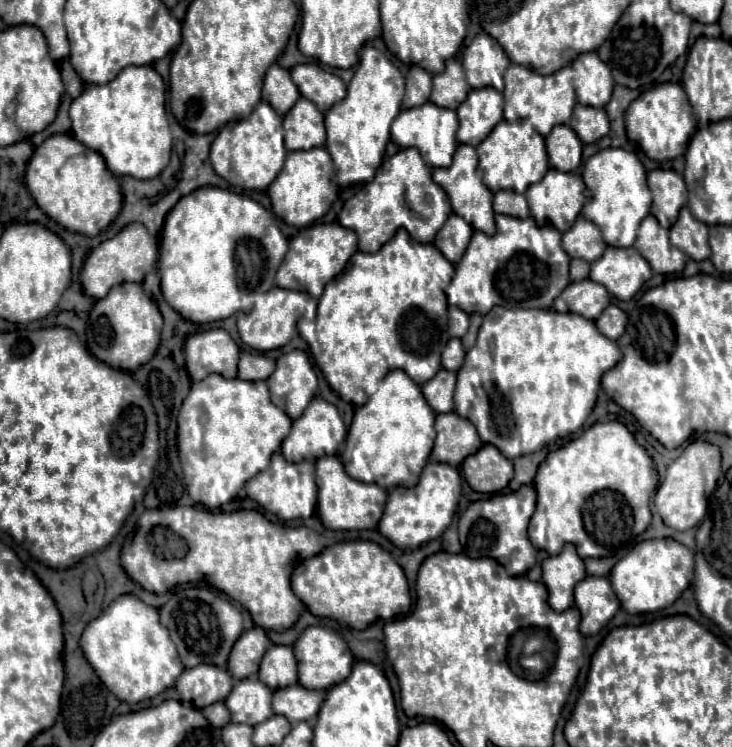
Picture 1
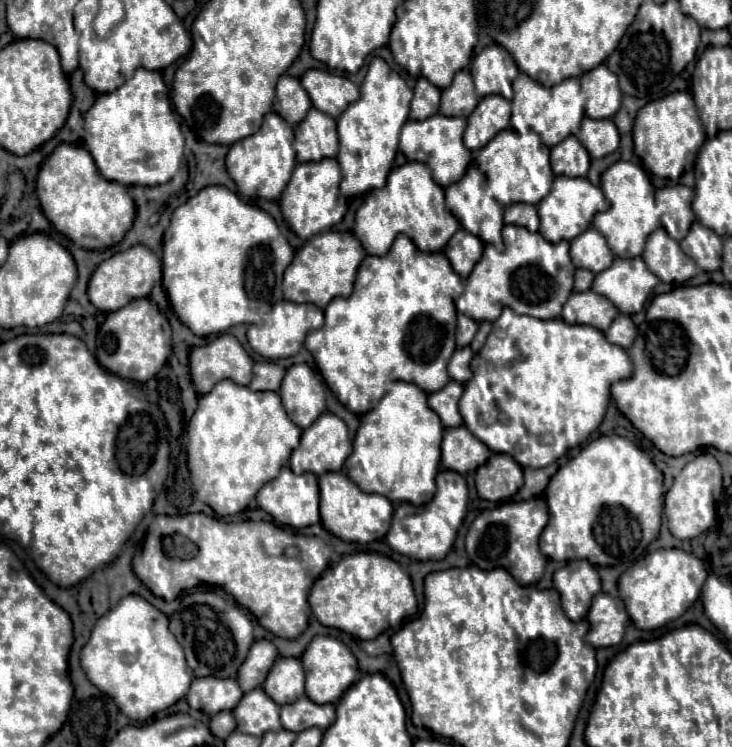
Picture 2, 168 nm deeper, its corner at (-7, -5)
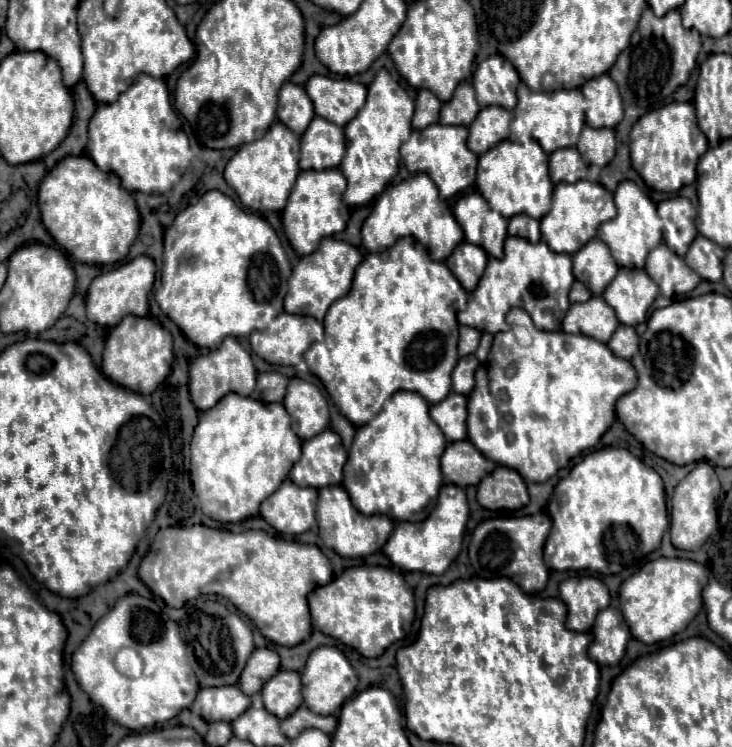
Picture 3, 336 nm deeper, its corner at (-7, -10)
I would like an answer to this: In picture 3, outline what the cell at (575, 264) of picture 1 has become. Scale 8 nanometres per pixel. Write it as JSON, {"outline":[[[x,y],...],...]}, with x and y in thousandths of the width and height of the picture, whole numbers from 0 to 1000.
{"outline":[[[786,378],[783,386],[780,386],[780,391],[777,391],[777,402],[780,404],[796,404],[796,402],[805,402],[805,399],[807,399],[807,391],[802,388],[802,383]]]}

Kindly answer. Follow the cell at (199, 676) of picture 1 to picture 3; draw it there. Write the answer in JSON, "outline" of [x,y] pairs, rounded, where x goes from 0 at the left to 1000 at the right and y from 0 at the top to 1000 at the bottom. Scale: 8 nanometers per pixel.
{"outline":[[[321,918],[305,921],[275,921],[266,934],[261,953],[275,959],[280,967],[318,967],[343,945],[343,934]]]}

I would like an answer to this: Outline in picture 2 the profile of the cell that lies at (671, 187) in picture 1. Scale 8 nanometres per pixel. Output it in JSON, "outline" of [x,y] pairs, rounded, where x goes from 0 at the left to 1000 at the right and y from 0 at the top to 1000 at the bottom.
{"outline":[[[919,248],[919,250],[906,250],[898,253],[895,258],[895,269],[900,274],[900,280],[906,282],[903,296],[911,307],[911,312],[922,320],[930,323],[933,315],[939,315],[944,299],[949,296],[949,285],[947,285],[947,253],[936,250],[936,248]]]}

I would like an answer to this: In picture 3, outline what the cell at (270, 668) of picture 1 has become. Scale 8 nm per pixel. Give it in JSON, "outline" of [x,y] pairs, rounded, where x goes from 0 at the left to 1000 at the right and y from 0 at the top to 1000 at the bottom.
{"outline":[[[381,897],[357,924],[359,945],[381,964],[398,959],[414,940],[408,900]]]}

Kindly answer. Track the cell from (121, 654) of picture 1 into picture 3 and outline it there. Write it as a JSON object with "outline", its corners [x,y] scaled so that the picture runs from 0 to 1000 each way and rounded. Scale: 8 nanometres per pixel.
{"outline":[[[173,795],[160,803],[160,809],[127,838],[111,865],[100,873],[97,897],[105,916],[122,932],[127,942],[143,950],[143,956],[176,977],[206,975],[217,967],[239,961],[247,950],[258,948],[272,926],[272,913],[255,889],[253,862],[245,851],[245,838],[217,817],[206,801],[190,795]]]}

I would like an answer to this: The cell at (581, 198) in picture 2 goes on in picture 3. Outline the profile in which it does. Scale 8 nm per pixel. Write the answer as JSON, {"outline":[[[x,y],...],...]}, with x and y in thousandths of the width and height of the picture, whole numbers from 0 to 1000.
{"outline":[[[791,241],[786,246],[761,246],[755,257],[755,278],[739,292],[742,324],[747,324],[755,337],[786,340],[791,332],[796,332],[796,327],[810,321],[816,305],[824,297],[835,295],[840,286],[843,278],[837,270],[837,260],[827,249],[805,241]]]}

